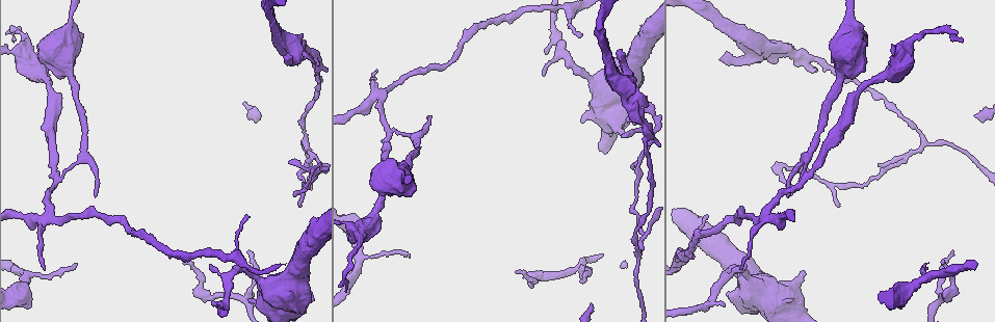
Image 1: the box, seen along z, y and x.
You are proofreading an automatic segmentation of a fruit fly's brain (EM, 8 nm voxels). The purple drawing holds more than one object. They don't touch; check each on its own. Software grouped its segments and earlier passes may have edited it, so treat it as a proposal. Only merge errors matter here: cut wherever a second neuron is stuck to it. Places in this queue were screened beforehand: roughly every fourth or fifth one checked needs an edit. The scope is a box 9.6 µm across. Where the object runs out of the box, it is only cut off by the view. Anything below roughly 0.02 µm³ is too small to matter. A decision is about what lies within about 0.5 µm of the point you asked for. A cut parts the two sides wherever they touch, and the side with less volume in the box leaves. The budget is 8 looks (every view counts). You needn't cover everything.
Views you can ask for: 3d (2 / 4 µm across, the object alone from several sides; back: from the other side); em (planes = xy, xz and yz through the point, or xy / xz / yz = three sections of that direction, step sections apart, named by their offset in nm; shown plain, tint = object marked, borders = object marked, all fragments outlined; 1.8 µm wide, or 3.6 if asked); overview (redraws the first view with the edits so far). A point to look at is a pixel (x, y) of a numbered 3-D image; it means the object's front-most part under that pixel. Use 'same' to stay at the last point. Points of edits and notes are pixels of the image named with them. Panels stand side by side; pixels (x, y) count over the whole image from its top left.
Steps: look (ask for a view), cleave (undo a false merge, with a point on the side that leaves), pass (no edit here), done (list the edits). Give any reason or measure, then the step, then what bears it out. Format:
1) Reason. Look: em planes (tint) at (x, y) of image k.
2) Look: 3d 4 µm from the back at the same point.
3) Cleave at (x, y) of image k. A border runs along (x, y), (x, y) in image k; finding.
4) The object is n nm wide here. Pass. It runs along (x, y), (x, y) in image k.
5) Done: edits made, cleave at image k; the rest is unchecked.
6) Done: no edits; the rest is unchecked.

Three arms meet. Look: 3d 4 µm at (925, 141) of image 1.

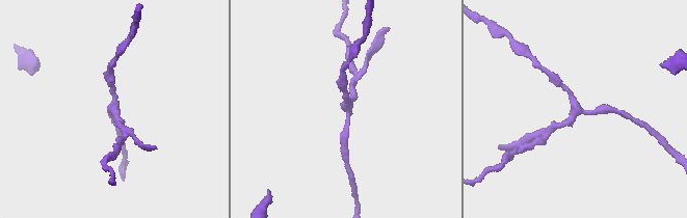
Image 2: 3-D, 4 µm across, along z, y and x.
Need the tissue. Look: em planes (borders) at (349, 104) of image 2.

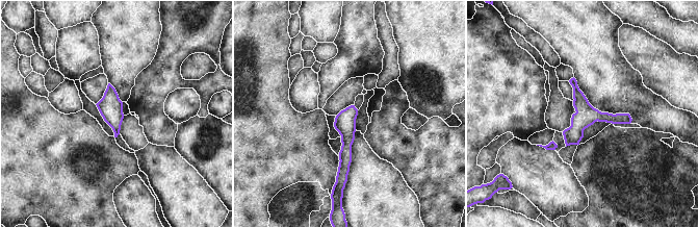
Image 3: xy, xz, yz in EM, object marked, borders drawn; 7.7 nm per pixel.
The object is 160 nm wide here. Pass. It runs along (352, 108), (338, 178) in image 3; all the same neuron.

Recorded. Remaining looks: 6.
Side arm on a straight run. Look: em yz step 4 (tint) at (47, 210) of image 1.

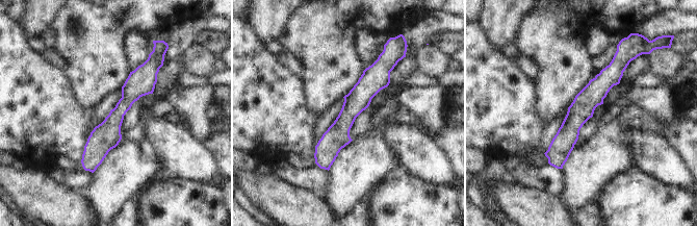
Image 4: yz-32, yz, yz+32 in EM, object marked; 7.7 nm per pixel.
Another direction. Look: em planes (tint) at the same point.

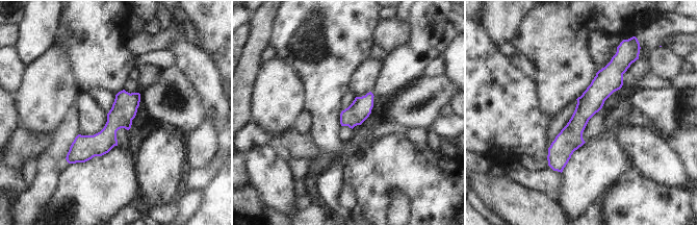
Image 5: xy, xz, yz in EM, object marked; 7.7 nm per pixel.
Pass. It runs along (614, 64), (556, 168) in image 5; continuous, no second neuron.

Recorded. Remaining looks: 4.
A fork. Look: 3d 2 µm from the back at (808, 156) of image 1.

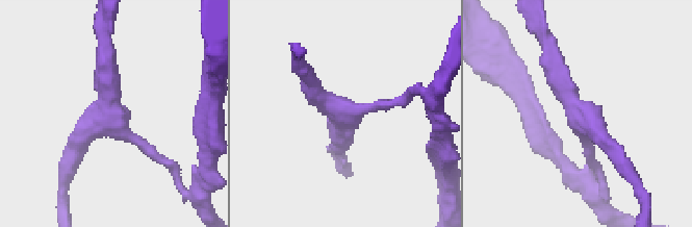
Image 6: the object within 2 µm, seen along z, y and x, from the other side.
Look: em planes (tint) at (342, 111) of image 6.

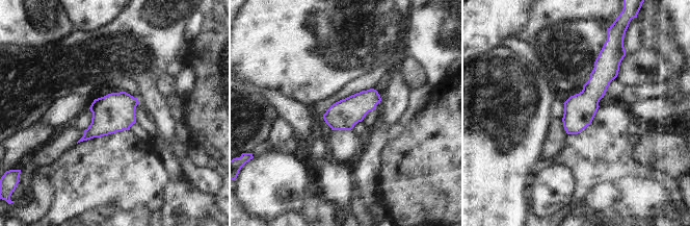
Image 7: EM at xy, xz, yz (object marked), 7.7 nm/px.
The object is 240 nm wide here. Pass. Continuous, no second neuron.

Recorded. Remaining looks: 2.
Done: no edits; the rest is unchecked.

